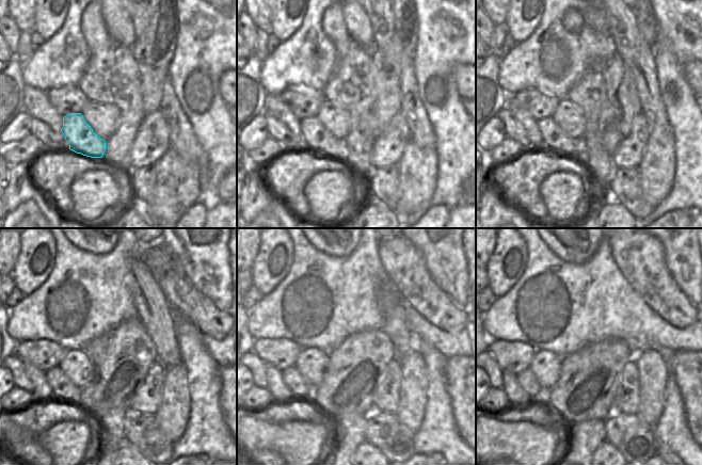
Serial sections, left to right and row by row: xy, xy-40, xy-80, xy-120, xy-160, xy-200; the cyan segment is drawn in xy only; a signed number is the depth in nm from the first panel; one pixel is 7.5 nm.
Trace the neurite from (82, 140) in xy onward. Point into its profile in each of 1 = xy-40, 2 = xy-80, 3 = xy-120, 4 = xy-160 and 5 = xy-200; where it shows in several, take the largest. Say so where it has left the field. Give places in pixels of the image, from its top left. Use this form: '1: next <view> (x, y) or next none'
1: next xy-40 (317, 138)
2: next xy-80 (554, 140)
3: next xy-120 (60, 384)
4: next xy-160 (301, 389)
5: next xy-200 (527, 380)

